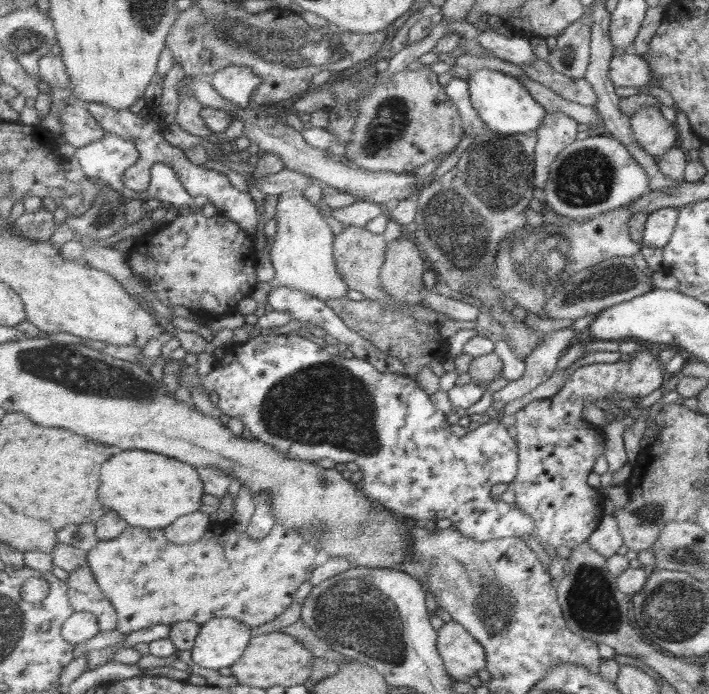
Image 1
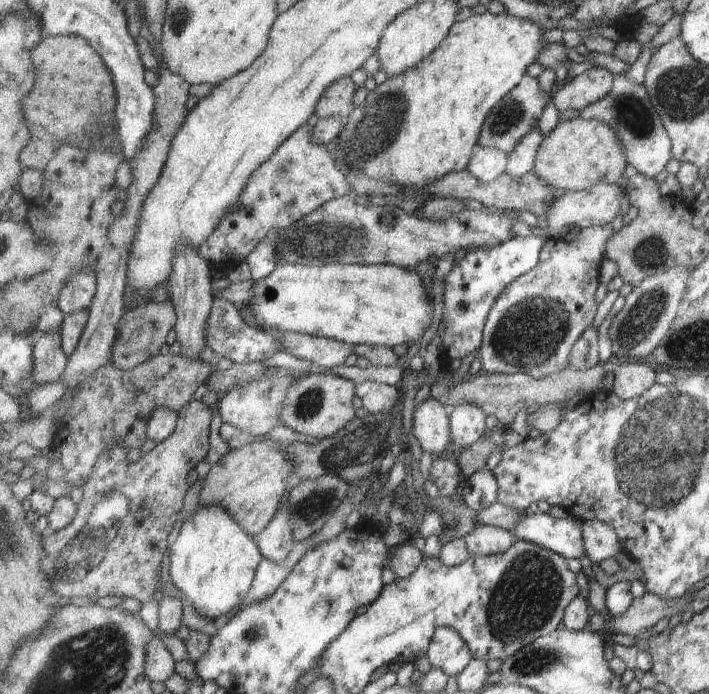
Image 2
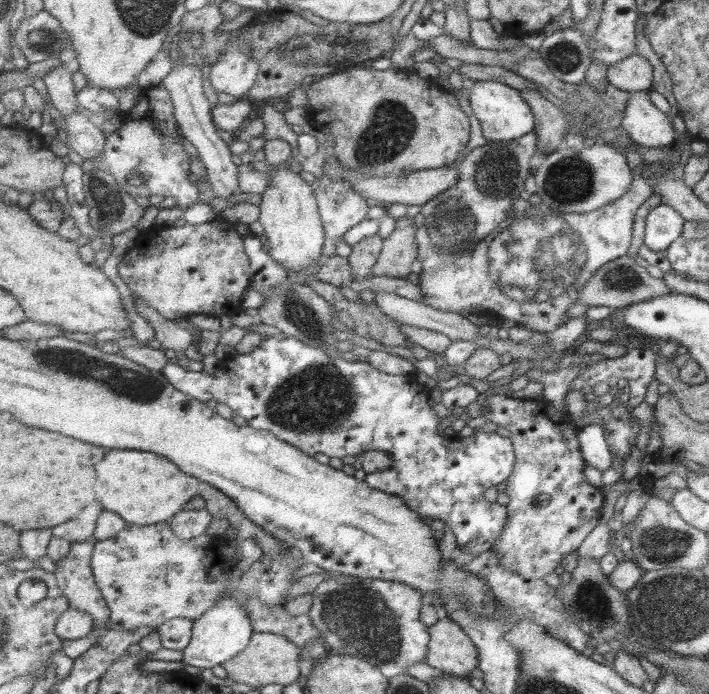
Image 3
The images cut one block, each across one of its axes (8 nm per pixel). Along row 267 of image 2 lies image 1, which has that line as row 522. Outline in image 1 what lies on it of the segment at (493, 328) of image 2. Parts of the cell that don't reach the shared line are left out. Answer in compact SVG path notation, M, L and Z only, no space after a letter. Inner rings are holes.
M645 347L640 351L632 352L631 358L627 361L618 359L611 363L591 363L571 371L571 375L564 380L563 386L557 393L549 398L531 401L525 408L514 414L520 464L518 477L509 488L514 491L516 503L520 508L531 514L532 519L536 521L531 535L537 537L543 548L549 545L554 548L566 546L570 549L579 546L579 543L586 542L587 536L597 528L601 516L604 516L605 495L600 489L591 488L585 484L585 478L591 472L591 466L604 453L604 430L599 425L589 424L587 420L583 420L585 406L593 404L599 398L608 402L639 400L656 388L661 388L665 380L660 362L649 352L648 347ZM611 394L619 394L619 396L613 401Z

